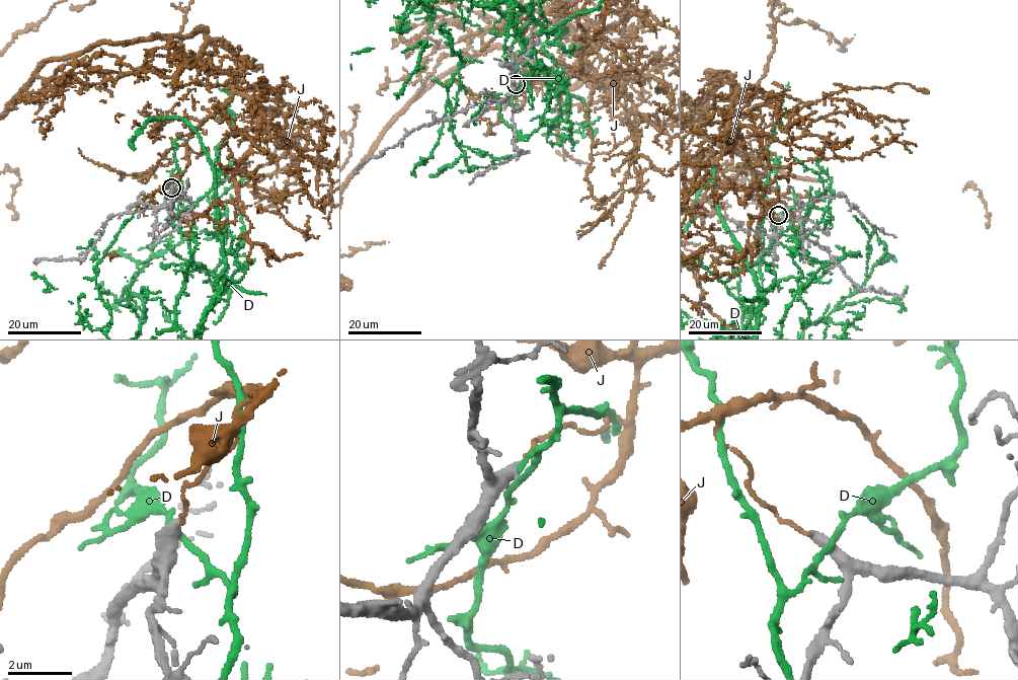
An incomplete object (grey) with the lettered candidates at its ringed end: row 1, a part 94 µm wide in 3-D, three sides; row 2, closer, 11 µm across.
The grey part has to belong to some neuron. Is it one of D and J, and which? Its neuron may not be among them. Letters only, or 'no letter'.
no letter

